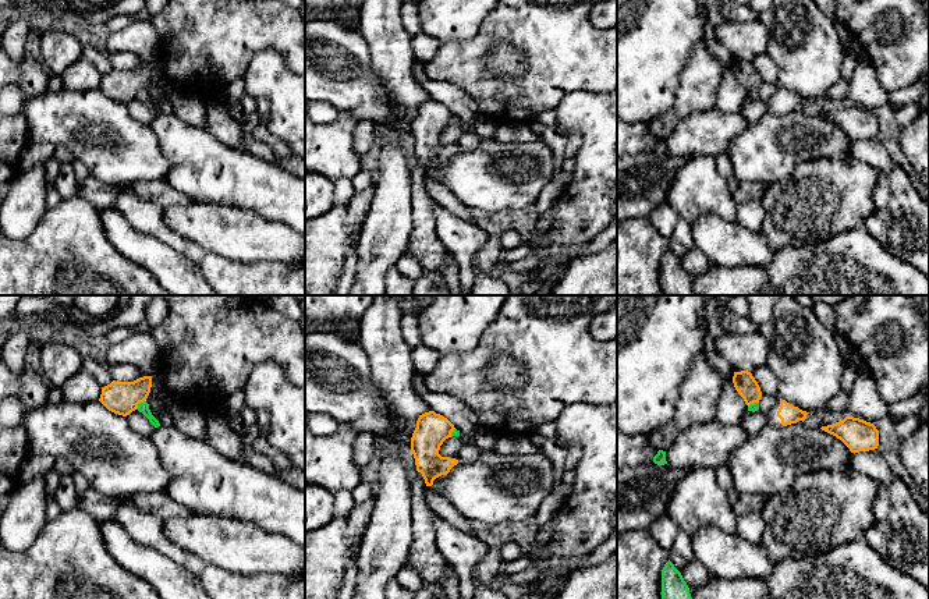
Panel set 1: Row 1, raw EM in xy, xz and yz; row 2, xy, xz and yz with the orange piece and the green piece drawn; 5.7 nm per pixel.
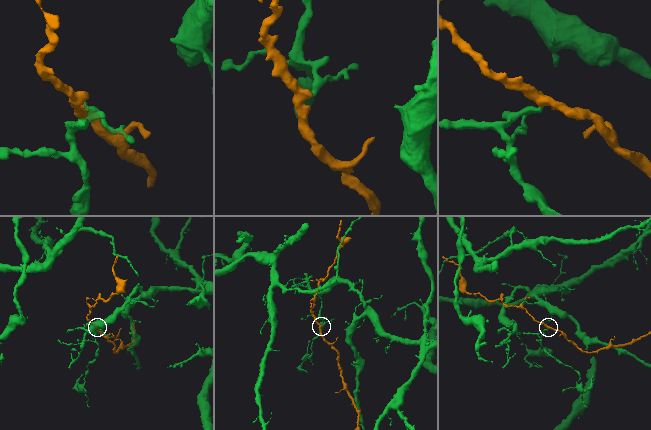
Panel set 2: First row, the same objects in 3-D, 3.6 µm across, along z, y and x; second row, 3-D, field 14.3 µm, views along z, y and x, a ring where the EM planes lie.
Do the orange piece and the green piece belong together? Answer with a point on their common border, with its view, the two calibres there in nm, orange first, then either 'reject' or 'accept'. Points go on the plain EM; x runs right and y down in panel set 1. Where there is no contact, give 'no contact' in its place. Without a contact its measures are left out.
meets orange in xy at (139, 89); 190 nm thick on the orange side, 60 nm on the other; reject

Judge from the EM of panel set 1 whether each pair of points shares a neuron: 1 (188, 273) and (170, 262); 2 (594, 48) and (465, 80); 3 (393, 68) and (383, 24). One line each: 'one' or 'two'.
1: one
2: one
3: one

